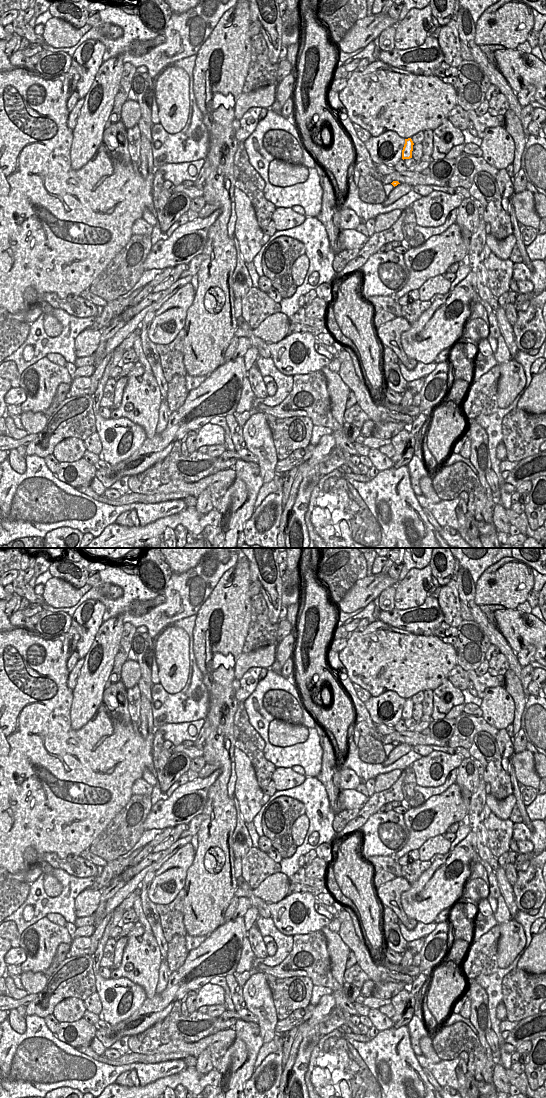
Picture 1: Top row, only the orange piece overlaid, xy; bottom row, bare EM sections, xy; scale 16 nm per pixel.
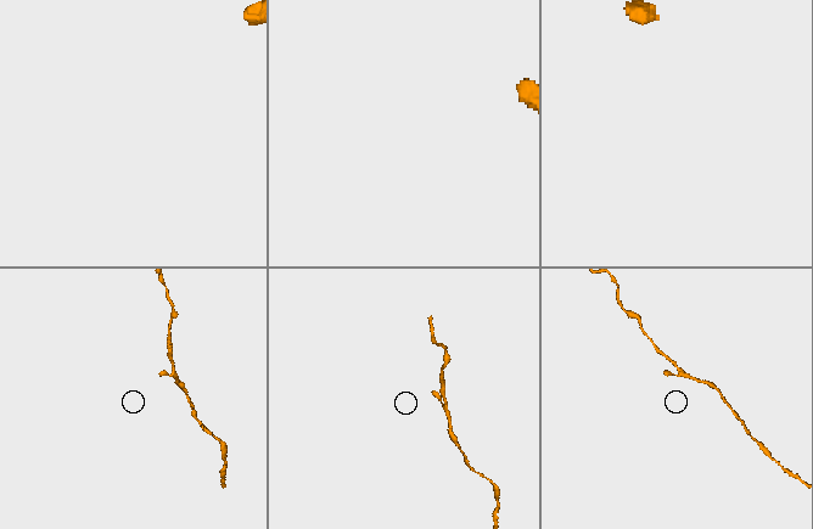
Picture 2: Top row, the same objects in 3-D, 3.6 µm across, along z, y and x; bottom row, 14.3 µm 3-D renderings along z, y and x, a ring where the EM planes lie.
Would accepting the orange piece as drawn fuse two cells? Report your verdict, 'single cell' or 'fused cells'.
single cell

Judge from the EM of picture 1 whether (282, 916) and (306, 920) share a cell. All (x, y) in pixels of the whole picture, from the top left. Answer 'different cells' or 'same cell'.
same cell

